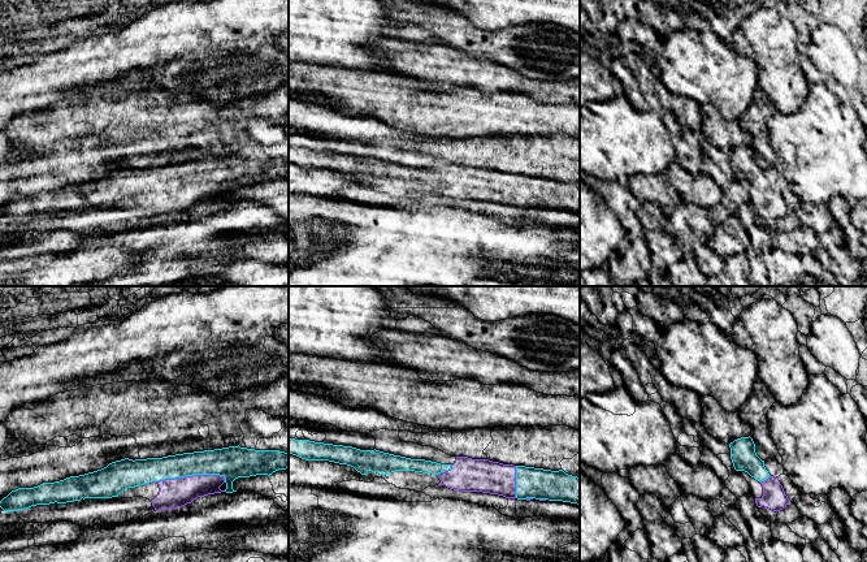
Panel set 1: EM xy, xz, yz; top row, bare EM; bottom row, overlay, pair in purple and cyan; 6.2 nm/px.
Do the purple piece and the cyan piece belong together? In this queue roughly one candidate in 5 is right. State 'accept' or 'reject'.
reject

